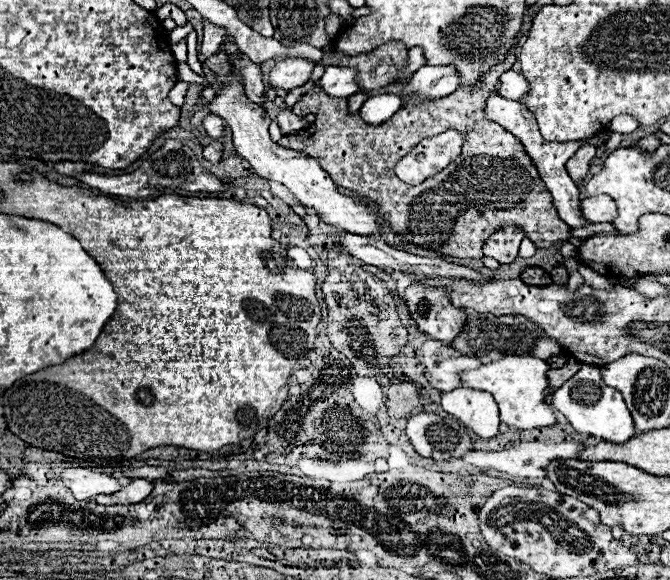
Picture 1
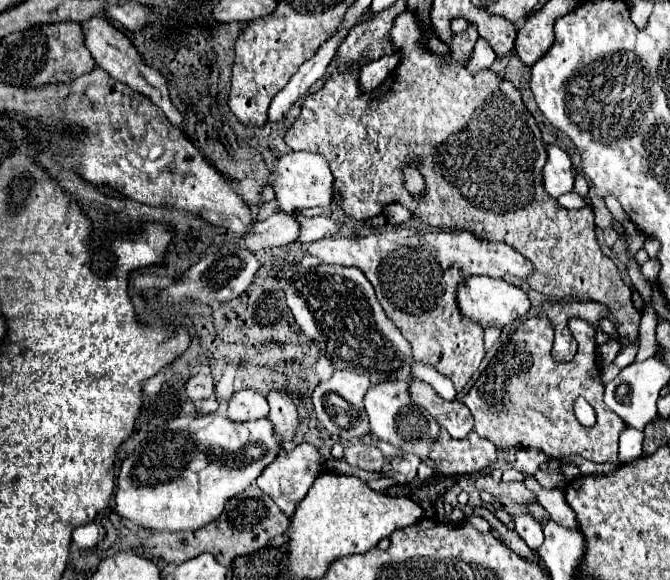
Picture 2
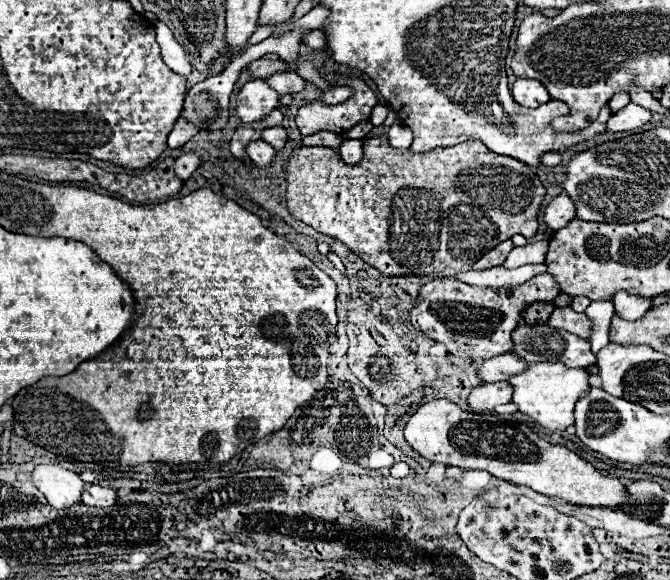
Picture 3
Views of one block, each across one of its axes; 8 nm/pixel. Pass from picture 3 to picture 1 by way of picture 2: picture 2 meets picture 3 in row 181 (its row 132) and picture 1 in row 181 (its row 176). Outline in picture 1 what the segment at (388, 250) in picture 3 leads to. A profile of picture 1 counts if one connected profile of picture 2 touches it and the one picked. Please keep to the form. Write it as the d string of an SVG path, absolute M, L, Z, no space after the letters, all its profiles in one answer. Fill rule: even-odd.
M528 12L502 64L492 66L478 84L460 86L442 100L408 100L400 112L378 126L366 124L360 114L350 114L348 100L336 100L324 94L316 82L314 88L292 106L296 114L316 114L316 122L310 124L308 130L284 136L278 144L316 158L318 164L332 176L336 186L372 198L376 210L384 214L384 224L392 226L396 234L406 236L412 244L426 250L456 258L482 258L484 240L492 230L500 224L518 224L536 248L552 248L561 242L564 257L575 257L576 246L568 242L572 238L570 226L558 218L550 192L540 180L524 146L500 124L486 120L484 114L488 94L496 90L500 72L512 68L516 60L514 48L520 36L532 28L532 20L534 16ZM446 130L468 130L460 156L420 186L400 182L394 172L396 162L424 138Z

